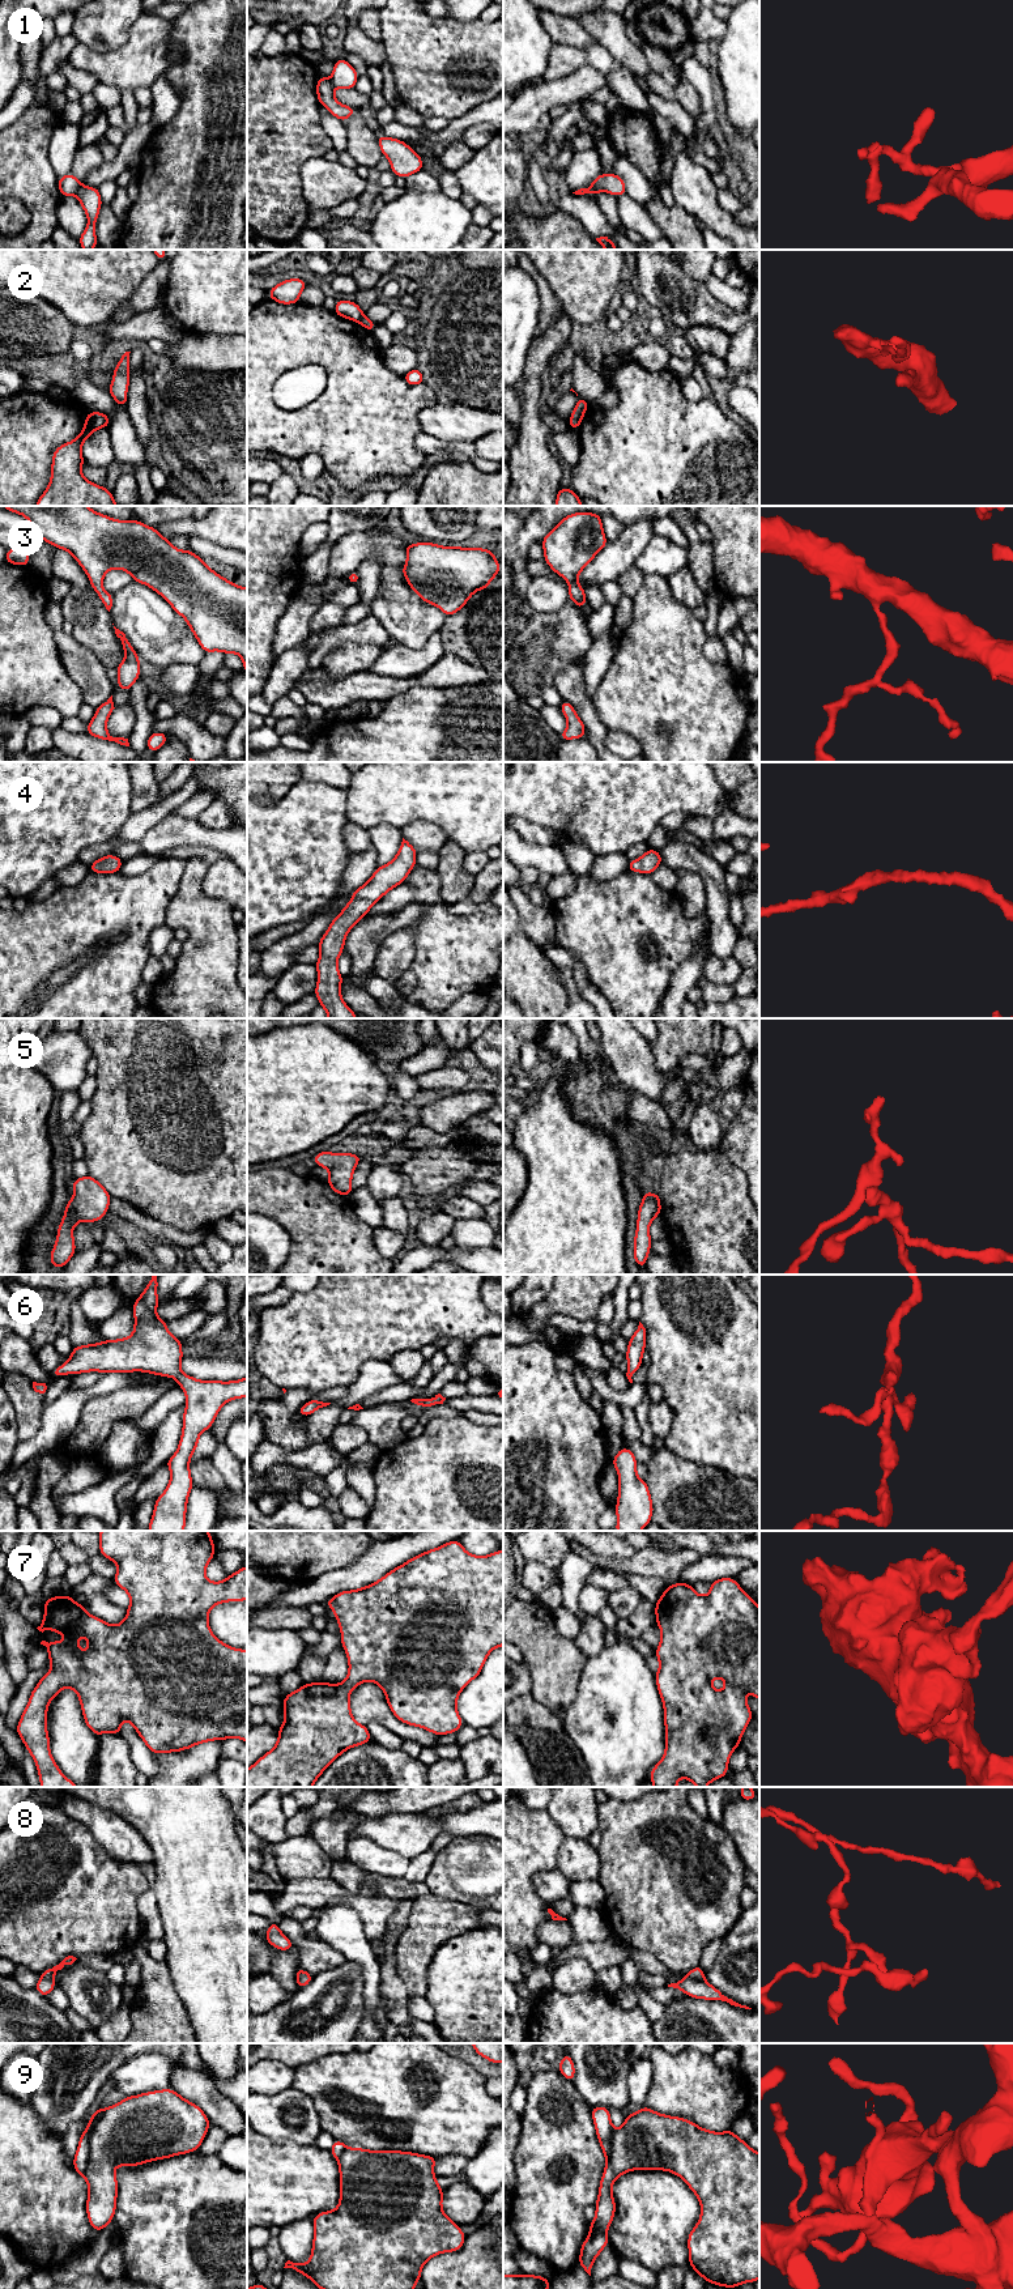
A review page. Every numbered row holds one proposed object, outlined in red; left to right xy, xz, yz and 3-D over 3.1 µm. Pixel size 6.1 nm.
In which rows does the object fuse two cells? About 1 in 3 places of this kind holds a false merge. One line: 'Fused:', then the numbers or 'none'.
Fused: 1, 2, 8, 9

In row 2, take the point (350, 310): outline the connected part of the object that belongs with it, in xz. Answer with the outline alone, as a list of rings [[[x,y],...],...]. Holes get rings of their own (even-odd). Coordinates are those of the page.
[[[337,299],[333,312],[352,322],[359,322],[363,316],[361,307],[353,301]]]

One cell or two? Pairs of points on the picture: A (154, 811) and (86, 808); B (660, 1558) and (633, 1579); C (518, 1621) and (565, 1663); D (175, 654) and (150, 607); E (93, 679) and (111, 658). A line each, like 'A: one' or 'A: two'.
A: two
B: two
C: one
D: one
E: two

